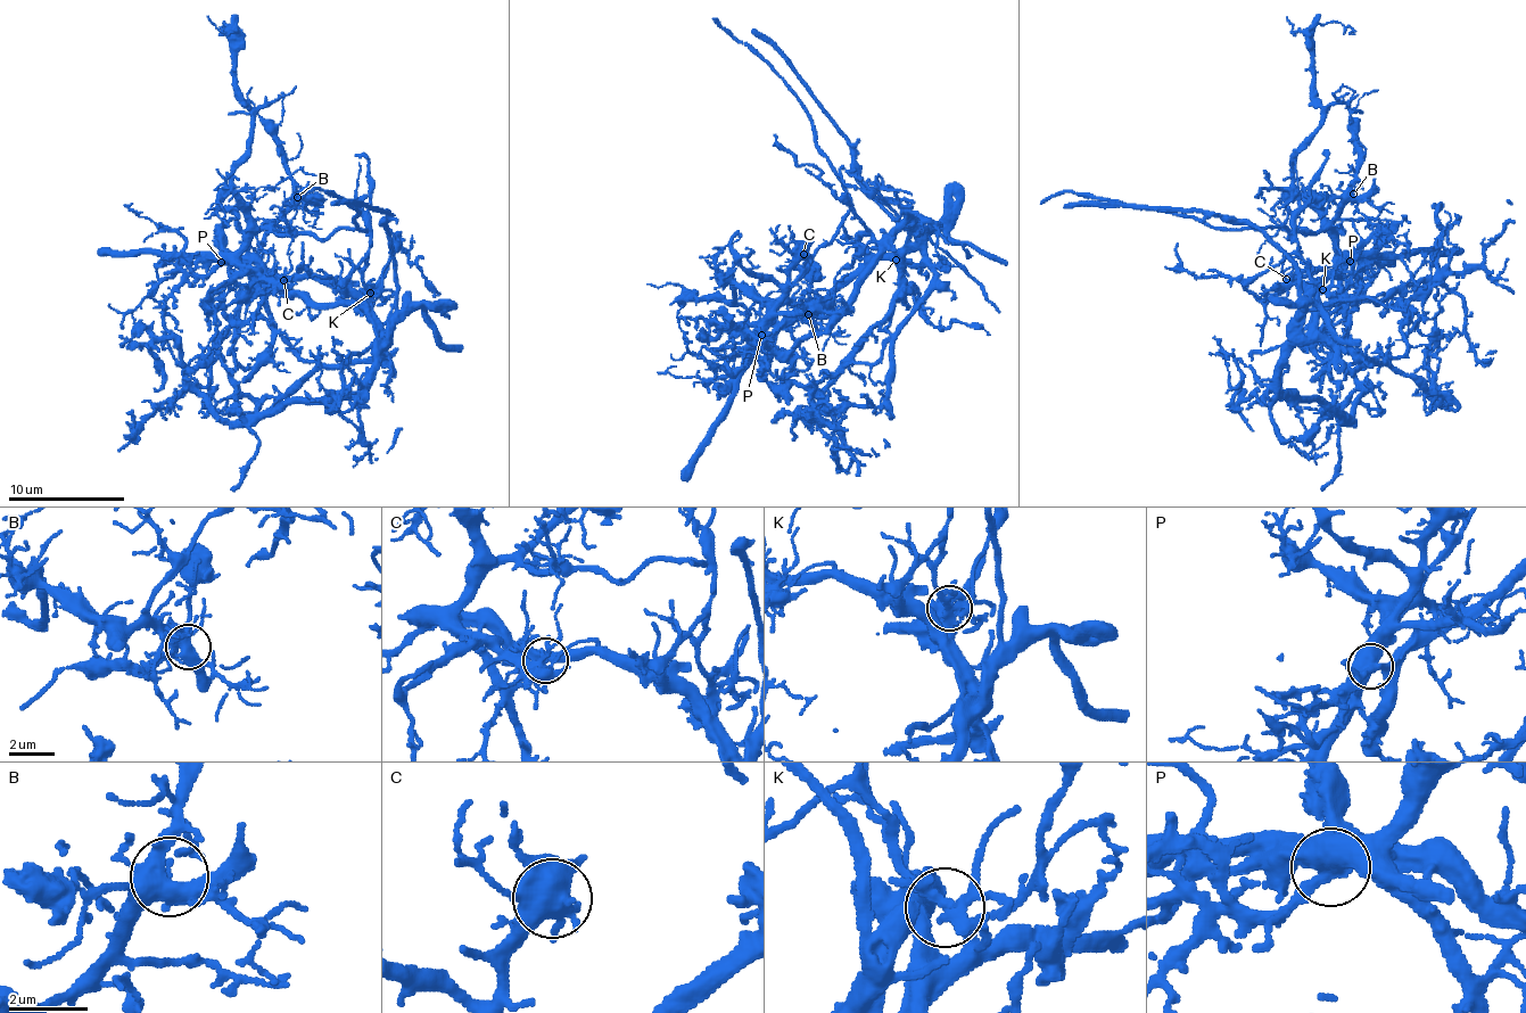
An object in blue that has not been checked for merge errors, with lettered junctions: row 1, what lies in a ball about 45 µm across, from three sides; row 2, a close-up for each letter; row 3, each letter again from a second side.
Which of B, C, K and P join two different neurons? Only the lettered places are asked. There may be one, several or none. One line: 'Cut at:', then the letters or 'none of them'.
Cut at: P

